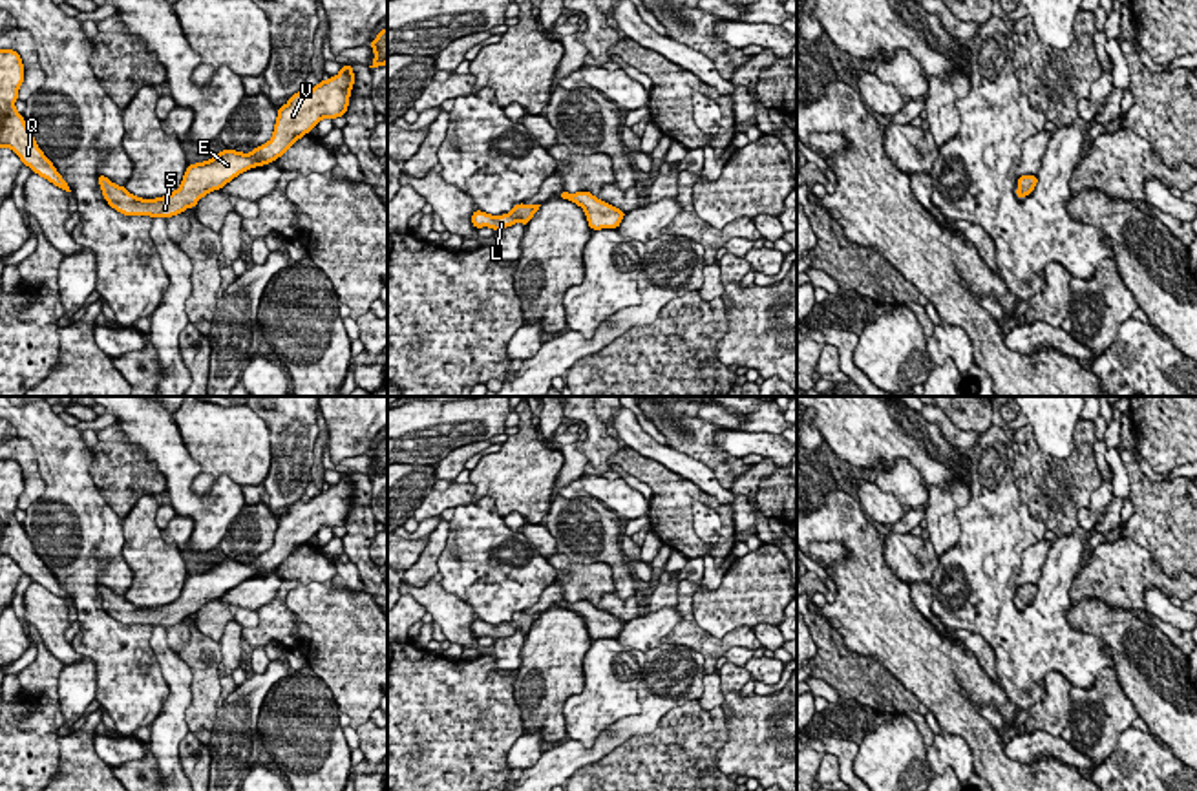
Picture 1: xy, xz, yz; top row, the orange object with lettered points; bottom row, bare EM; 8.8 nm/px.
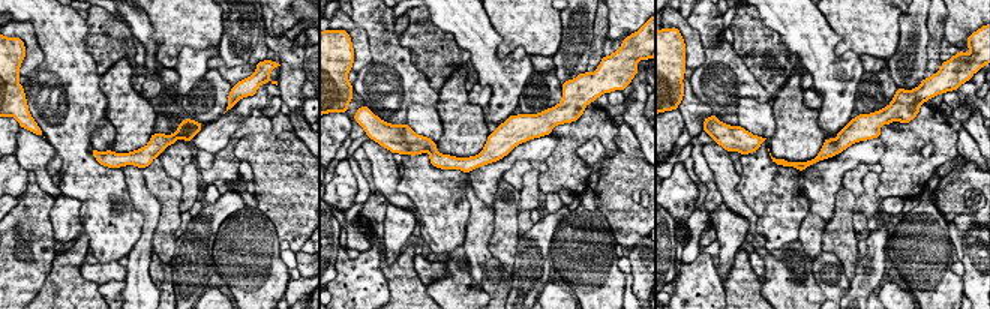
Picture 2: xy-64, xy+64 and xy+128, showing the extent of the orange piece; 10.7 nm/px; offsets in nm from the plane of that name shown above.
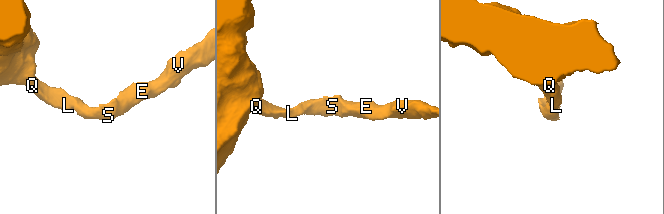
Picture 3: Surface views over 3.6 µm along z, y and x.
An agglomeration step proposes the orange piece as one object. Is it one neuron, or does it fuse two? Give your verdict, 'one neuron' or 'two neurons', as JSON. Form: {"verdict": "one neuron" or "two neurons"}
{"verdict": "one neuron"}

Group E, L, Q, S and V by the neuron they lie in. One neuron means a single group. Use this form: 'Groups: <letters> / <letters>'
Groups: E L Q S V

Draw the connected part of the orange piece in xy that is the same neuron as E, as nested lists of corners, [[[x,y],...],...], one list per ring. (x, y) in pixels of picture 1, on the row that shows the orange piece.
[[[345,64],[336,77],[322,80],[307,93],[294,93],[285,106],[278,108],[274,133],[269,142],[250,153],[225,148],[210,161],[188,164],[181,186],[168,195],[141,199],[99,174],[104,199],[124,216],[172,217],[194,208],[203,195],[223,188],[245,170],[276,161],[322,119],[344,117],[353,84],[353,68]]]

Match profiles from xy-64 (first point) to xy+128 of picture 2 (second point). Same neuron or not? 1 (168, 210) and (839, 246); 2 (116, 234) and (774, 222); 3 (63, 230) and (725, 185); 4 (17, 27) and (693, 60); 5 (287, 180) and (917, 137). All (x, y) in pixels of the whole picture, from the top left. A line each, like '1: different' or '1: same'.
1: same
2: same
3: different
4: same
5: different

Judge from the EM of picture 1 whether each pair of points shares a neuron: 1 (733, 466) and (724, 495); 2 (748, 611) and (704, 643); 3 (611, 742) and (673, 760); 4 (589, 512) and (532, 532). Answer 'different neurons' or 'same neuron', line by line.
1: different neurons
2: different neurons
3: different neurons
4: different neurons

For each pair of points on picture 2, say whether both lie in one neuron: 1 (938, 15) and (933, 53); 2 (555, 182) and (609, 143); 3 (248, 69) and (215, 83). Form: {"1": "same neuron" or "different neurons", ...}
{"1": "same neuron", "2": "same neuron", "3": "different neurons"}

